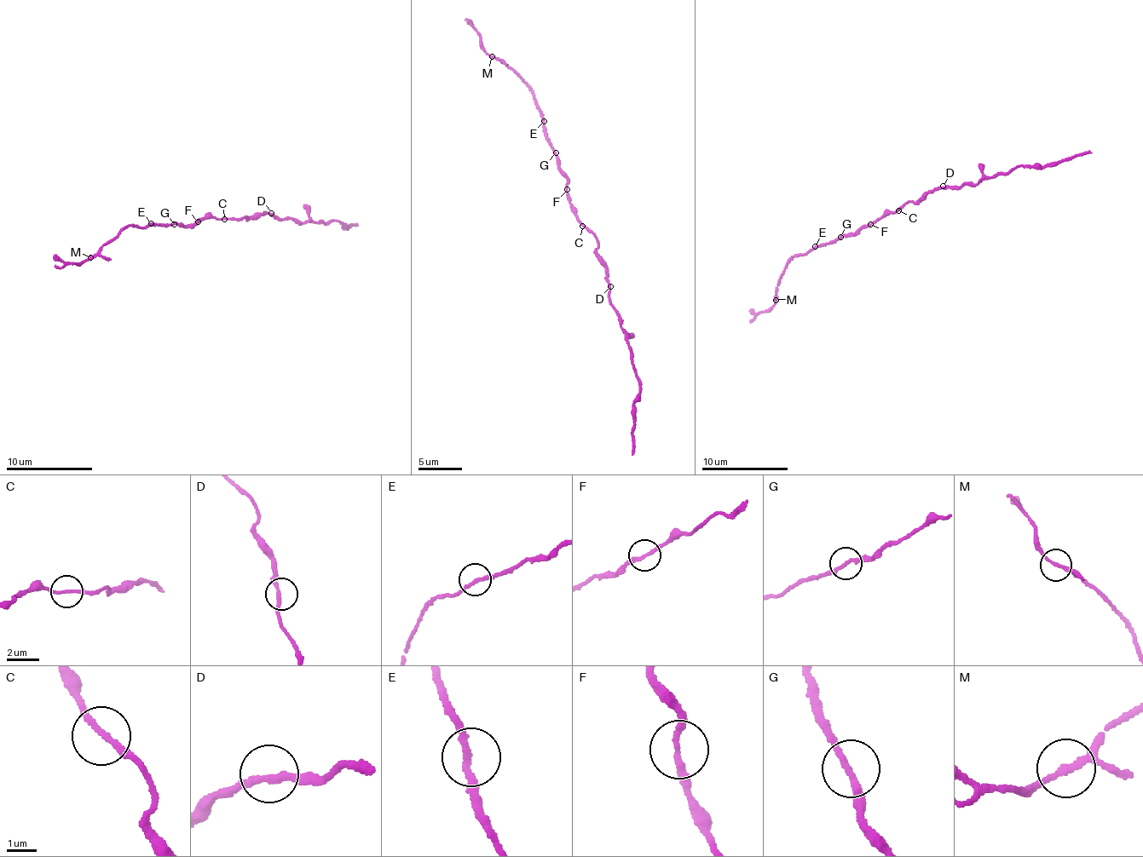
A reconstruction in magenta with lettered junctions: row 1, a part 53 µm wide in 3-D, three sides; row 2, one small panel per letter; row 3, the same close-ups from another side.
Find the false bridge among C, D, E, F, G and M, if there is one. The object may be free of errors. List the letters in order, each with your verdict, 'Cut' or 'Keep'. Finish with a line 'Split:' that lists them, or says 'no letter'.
C: Keep
D: Keep
E: Keep
F: Keep
G: Keep
M: Cut
Split: M

